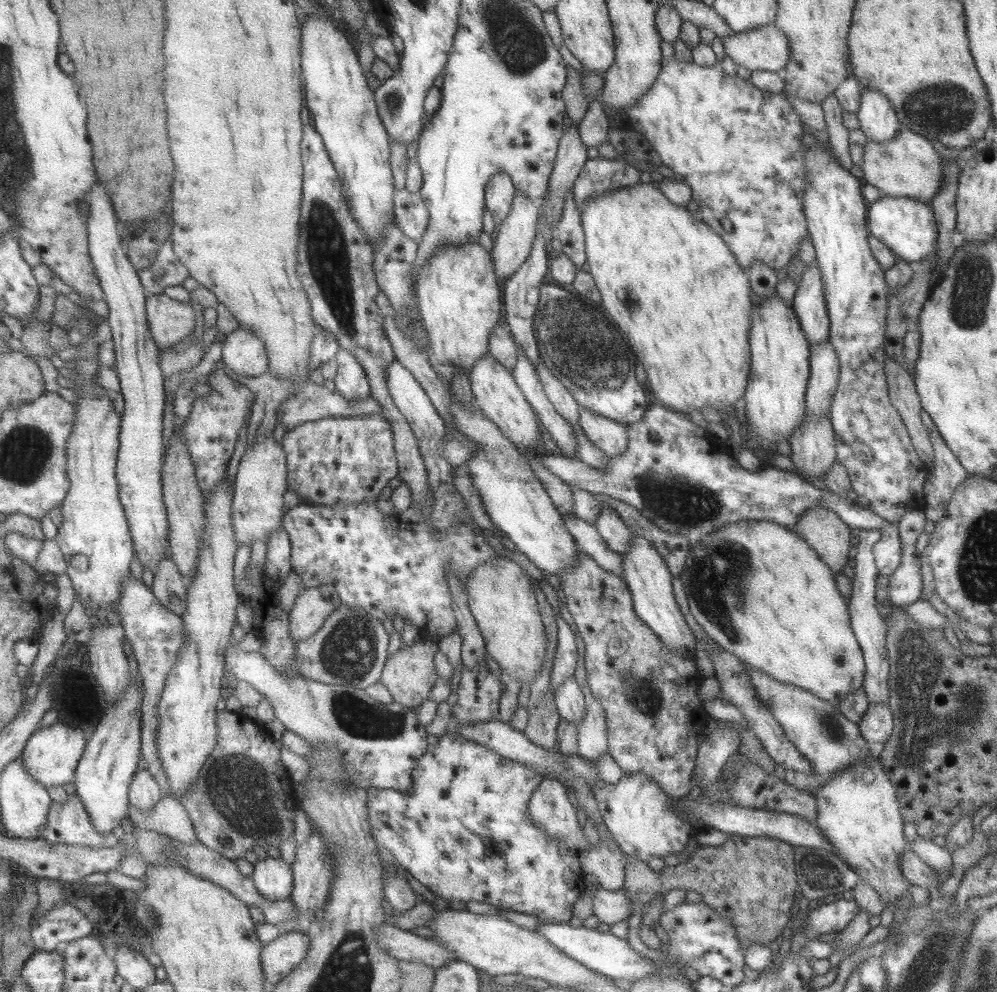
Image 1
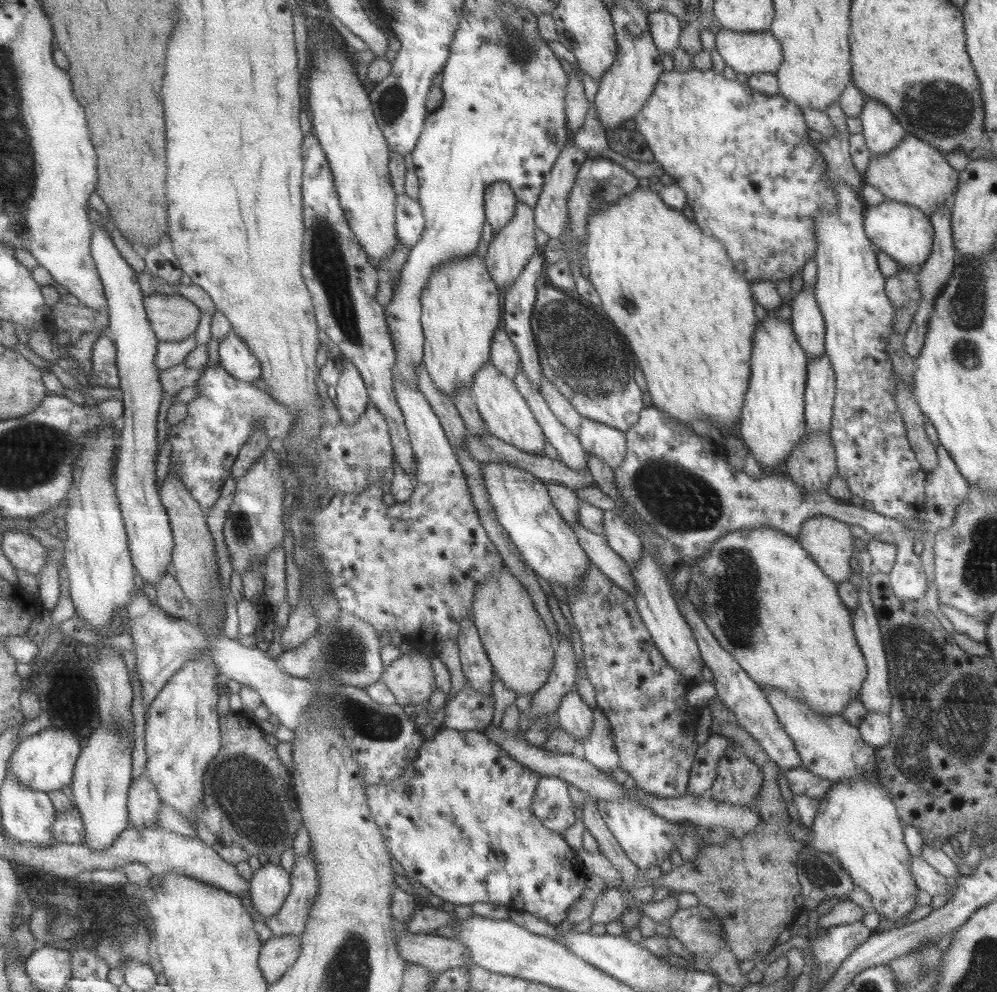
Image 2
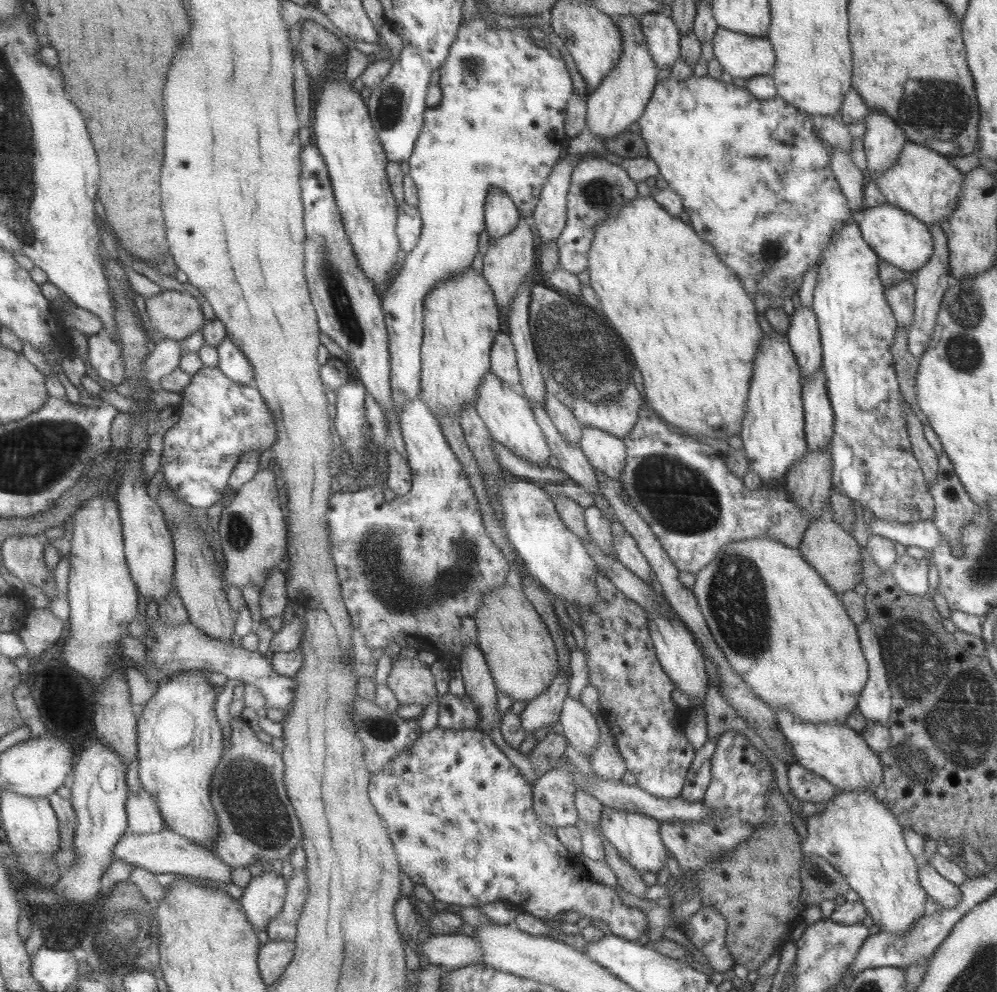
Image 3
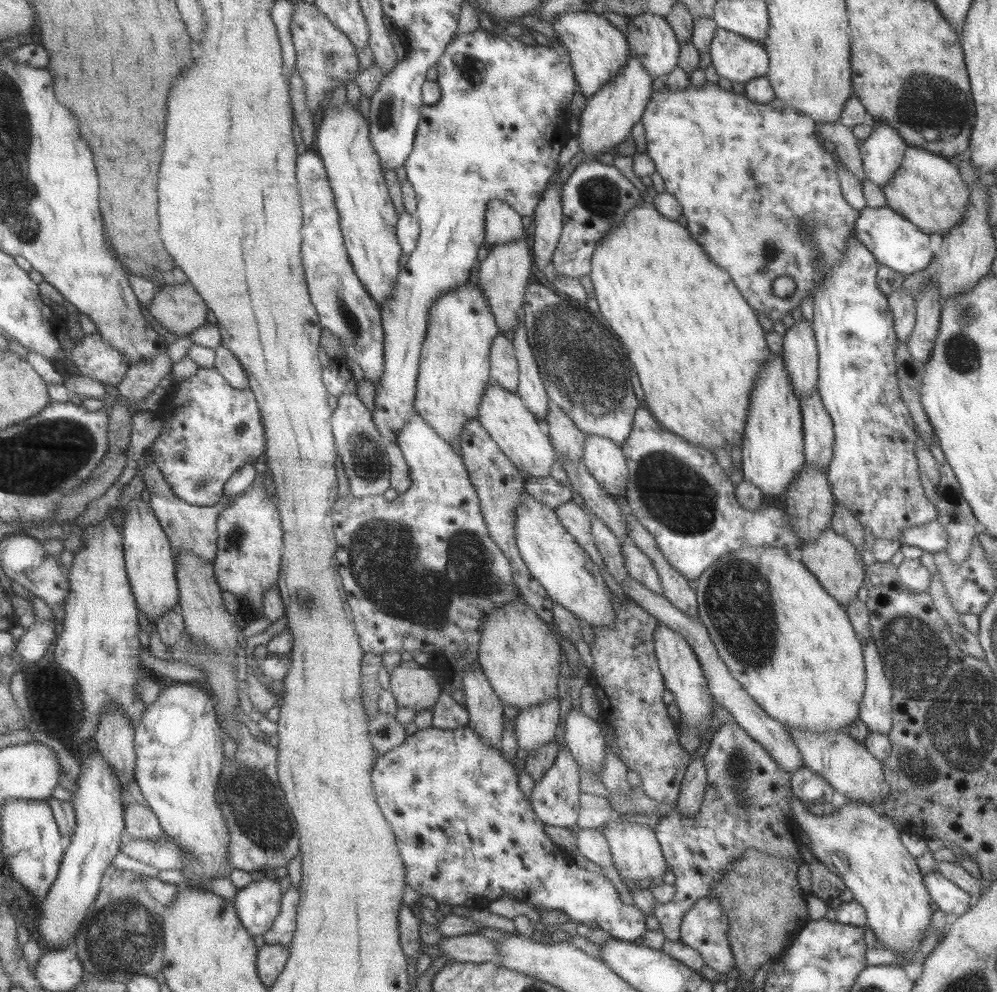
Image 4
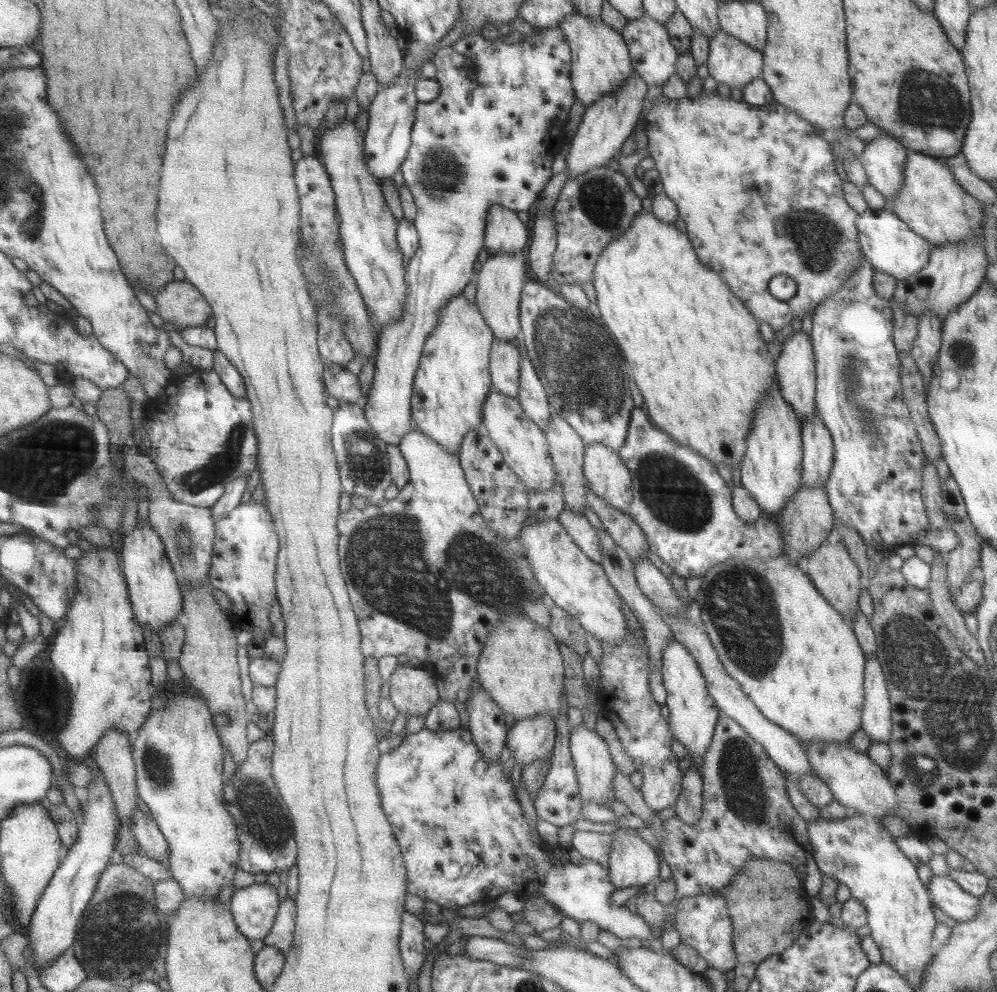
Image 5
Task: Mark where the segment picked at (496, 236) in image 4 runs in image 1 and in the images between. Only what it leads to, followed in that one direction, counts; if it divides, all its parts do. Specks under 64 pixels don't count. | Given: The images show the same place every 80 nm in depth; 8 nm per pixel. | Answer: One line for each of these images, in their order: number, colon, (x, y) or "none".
1: (498, 193)
2: (499, 202)
3: (500, 214)

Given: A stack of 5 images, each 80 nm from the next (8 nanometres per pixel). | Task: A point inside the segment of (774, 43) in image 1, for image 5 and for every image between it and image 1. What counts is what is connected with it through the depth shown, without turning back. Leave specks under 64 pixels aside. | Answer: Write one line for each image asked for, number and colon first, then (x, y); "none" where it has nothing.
2: (748, 53)
3: (741, 56)
4: (738, 59)
5: (730, 62)

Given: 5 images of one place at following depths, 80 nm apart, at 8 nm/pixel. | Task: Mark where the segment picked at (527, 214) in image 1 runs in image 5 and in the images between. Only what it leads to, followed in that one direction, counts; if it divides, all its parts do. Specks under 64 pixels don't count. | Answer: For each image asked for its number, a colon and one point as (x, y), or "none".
2: (511, 247)
3: (508, 260)
4: (503, 273)
5: (499, 279)

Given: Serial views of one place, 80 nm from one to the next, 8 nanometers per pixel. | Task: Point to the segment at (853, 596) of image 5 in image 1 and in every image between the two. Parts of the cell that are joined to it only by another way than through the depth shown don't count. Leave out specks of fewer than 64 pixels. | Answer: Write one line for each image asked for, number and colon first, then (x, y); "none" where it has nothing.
1: (822, 531)
2: (828, 543)
3: (831, 551)
4: (835, 564)

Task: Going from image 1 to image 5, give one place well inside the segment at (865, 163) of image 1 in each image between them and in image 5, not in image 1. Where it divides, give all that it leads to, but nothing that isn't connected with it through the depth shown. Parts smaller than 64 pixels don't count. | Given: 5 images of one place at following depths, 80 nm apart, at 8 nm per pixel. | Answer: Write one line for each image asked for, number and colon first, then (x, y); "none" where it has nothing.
2: (915, 173)
3: (921, 182)
4: (927, 189)
5: (931, 203)

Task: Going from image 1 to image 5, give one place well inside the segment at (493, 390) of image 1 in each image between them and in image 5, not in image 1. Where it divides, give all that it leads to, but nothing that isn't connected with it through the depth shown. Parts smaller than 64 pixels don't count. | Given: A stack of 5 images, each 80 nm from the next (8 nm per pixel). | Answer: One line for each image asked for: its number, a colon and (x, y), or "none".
2: (506, 416)
3: (507, 416)
4: (507, 421)
5: (523, 446)

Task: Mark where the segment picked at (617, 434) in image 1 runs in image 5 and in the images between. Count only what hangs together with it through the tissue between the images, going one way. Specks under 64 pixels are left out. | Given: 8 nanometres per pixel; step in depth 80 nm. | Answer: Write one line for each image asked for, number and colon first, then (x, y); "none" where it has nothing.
2: (604, 443)
3: (603, 452)
4: (604, 460)
5: (606, 476)

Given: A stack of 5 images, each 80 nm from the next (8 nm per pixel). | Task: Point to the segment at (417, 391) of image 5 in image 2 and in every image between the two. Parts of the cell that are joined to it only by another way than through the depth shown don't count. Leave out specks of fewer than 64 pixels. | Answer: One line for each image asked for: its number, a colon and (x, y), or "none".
2: (459, 306)
3: (460, 320)
4: (453, 370)

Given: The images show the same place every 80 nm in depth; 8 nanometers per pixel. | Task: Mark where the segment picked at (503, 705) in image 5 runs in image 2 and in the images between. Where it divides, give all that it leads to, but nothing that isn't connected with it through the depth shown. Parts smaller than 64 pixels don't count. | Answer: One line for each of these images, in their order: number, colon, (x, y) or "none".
2: (520, 650)
3: (517, 647)
4: (519, 655)

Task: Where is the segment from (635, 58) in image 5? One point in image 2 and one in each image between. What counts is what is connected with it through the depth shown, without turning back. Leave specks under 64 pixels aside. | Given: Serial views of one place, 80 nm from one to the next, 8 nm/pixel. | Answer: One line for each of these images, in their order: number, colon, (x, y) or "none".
2: (664, 28)
3: (661, 39)
4: (652, 42)

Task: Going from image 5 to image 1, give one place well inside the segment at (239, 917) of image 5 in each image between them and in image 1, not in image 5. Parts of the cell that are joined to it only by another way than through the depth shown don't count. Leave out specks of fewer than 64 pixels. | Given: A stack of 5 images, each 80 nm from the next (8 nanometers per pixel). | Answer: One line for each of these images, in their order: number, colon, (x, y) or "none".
1: (274, 879)
2: (270, 887)
3: (263, 899)
4: (258, 904)

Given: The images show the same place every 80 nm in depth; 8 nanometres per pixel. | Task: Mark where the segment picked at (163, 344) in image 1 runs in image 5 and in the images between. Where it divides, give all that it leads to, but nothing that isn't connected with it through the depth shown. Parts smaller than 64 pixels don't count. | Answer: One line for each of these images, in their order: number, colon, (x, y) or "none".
2: (175, 317)
3: (176, 315)
4: (180, 308)
5: (181, 302)

